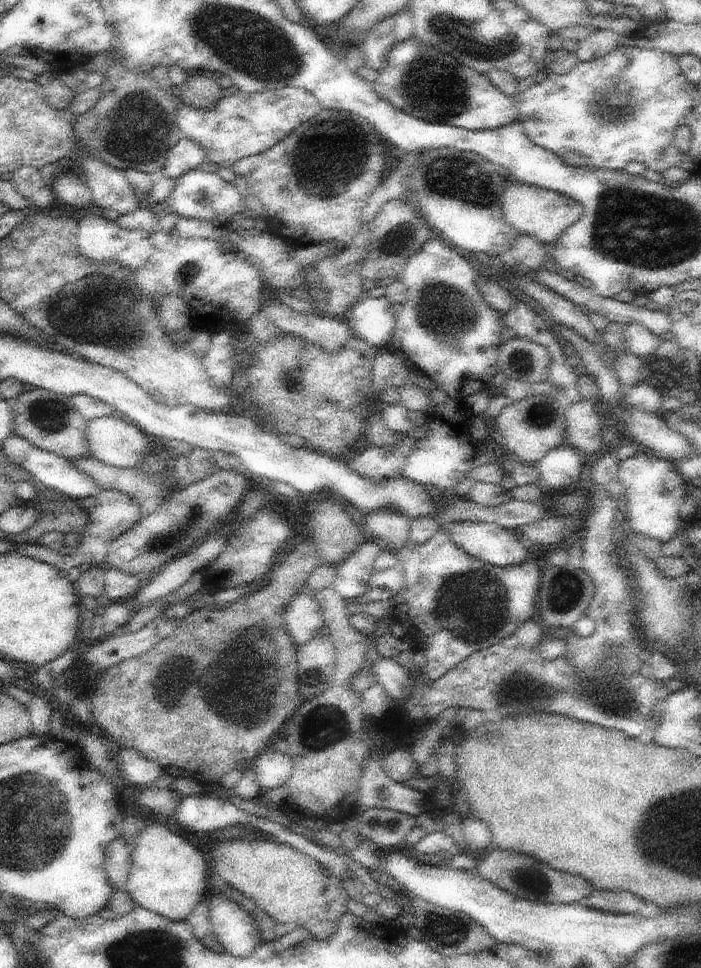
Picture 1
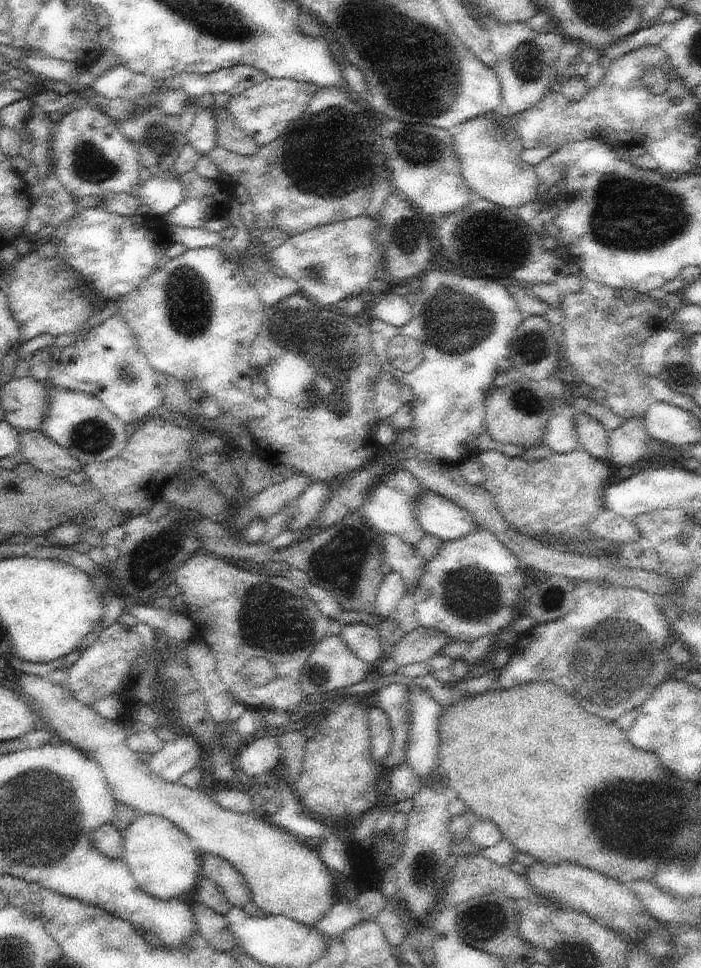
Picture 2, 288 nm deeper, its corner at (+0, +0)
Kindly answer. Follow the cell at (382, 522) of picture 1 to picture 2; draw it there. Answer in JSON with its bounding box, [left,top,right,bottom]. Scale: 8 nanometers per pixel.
[383,534,425,596]

